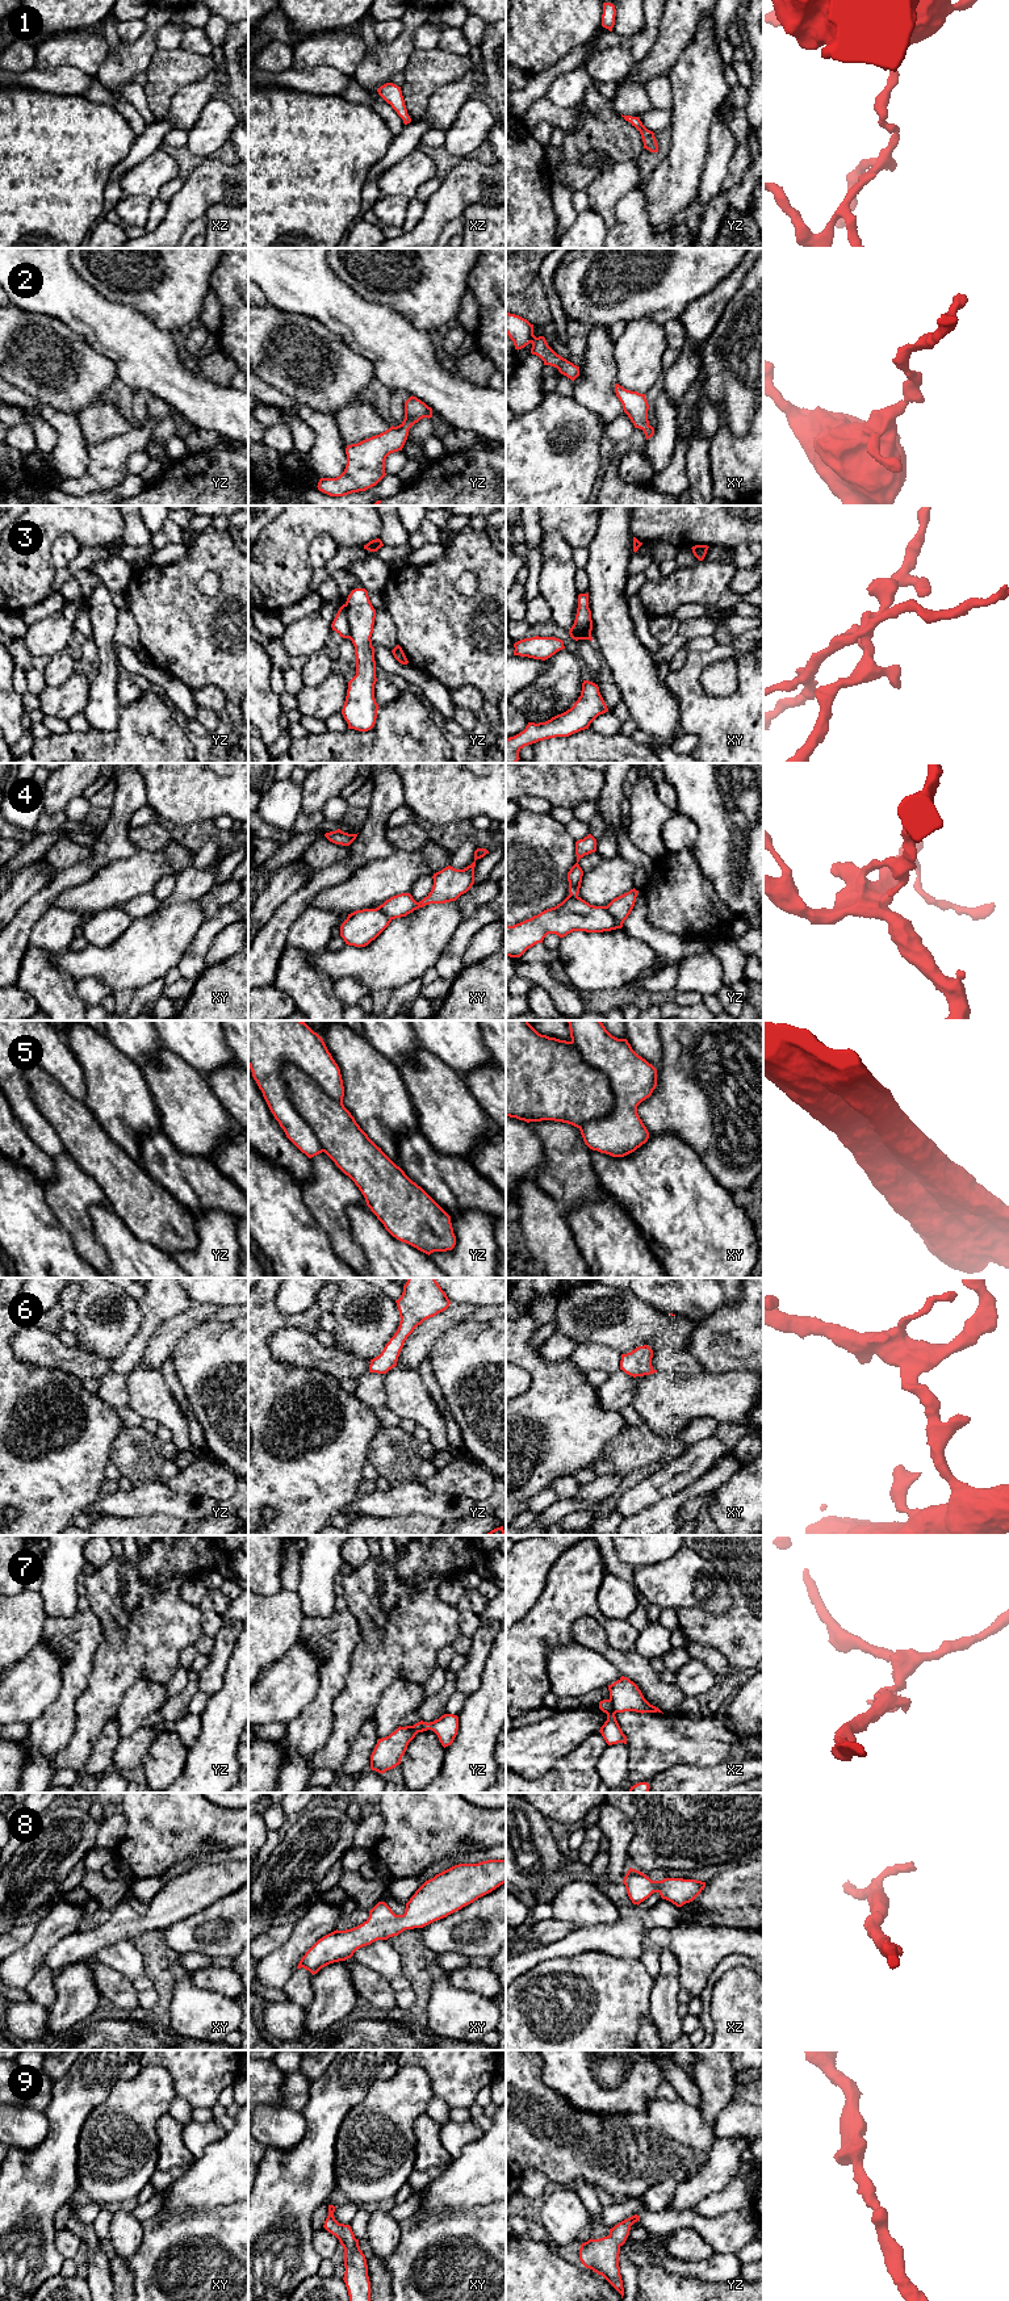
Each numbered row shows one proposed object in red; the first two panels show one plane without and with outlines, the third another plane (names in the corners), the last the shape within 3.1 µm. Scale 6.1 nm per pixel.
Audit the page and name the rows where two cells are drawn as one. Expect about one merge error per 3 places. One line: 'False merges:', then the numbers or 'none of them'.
False merges: 3, 4, 5, 7

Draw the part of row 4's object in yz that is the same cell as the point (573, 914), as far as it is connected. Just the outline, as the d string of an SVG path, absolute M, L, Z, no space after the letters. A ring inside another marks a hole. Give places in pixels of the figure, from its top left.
M569 894L557 906L514 926L506 926L506 956L520 957L528 948L543 943L548 934L564 938L573 931L603 932L621 927L604 906L594 906Z

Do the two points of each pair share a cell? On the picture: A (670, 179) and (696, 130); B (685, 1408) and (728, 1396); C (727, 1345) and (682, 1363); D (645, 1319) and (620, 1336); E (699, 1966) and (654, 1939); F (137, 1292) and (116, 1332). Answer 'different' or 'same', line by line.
A: same
B: same
C: different
D: same
E: same
F: different

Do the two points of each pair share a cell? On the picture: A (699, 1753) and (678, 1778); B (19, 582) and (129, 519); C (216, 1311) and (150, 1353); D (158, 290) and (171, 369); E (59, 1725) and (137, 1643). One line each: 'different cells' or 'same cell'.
A: different cells
B: different cells
C: same cell
D: different cells
E: different cells

